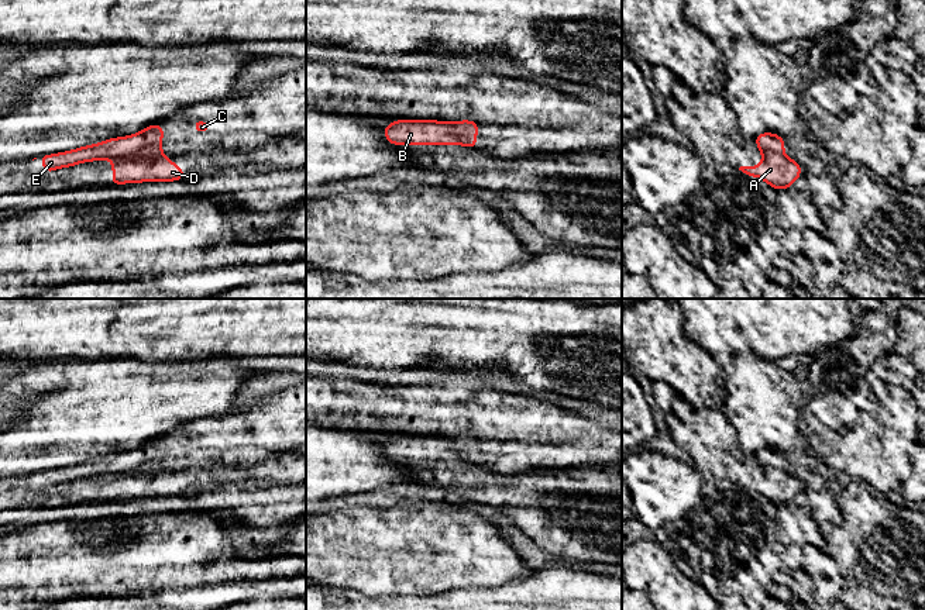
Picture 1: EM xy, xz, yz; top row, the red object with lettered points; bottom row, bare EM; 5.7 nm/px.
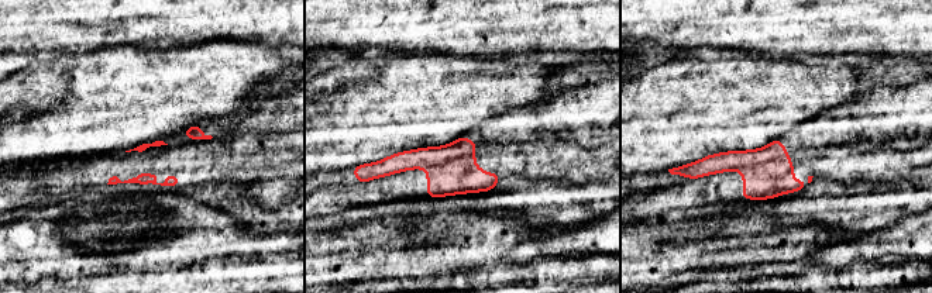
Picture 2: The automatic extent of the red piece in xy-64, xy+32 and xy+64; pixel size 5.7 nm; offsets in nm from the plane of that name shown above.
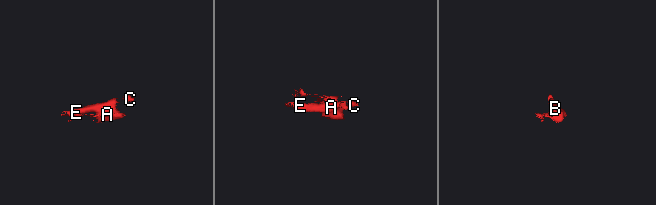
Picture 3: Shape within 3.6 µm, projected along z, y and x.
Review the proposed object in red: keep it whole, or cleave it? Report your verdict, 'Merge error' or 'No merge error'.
Merge error

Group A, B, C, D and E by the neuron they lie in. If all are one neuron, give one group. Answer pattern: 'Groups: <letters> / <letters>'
Groups: A D / B C E

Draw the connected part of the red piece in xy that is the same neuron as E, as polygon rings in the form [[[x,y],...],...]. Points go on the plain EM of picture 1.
[[[159,438],[144,444],[135,451],[110,454],[104,458],[82,462],[73,466],[42,471],[39,475],[44,480],[44,489],[48,489],[51,486],[73,482],[82,478],[133,471],[145,462],[159,461],[162,454],[164,445]]]

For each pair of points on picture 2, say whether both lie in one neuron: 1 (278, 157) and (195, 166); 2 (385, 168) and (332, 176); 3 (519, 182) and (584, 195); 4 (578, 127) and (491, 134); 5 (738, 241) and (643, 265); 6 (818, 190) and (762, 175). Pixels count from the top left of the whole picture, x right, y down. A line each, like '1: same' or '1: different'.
1: same
2: same
3: same
4: same
5: same
6: different

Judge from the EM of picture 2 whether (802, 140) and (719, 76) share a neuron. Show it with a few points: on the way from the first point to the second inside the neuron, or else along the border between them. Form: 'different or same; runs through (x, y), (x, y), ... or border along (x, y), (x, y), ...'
different; border along (819, 114), (795, 124), (777, 138)

